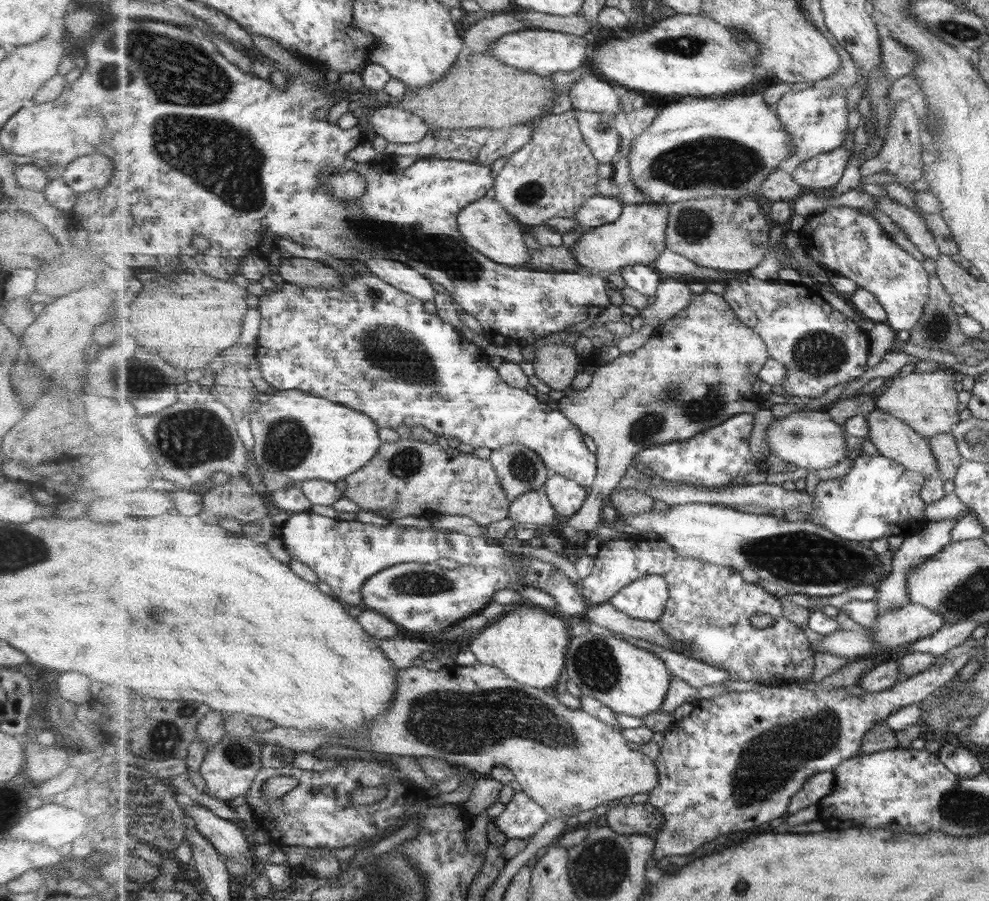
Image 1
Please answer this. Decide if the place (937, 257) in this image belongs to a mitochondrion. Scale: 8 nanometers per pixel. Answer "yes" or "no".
no

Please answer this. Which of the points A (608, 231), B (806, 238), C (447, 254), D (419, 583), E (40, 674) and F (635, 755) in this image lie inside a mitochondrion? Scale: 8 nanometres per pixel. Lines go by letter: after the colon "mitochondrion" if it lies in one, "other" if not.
A: other
B: other
C: mitochondrion
D: mitochondrion
E: other
F: other

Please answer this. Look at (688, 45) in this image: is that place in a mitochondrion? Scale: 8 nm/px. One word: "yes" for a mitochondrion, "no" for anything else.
yes

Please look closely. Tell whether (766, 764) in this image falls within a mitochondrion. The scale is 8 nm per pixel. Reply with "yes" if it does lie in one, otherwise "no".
yes

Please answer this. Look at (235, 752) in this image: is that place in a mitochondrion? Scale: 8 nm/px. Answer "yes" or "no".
yes

